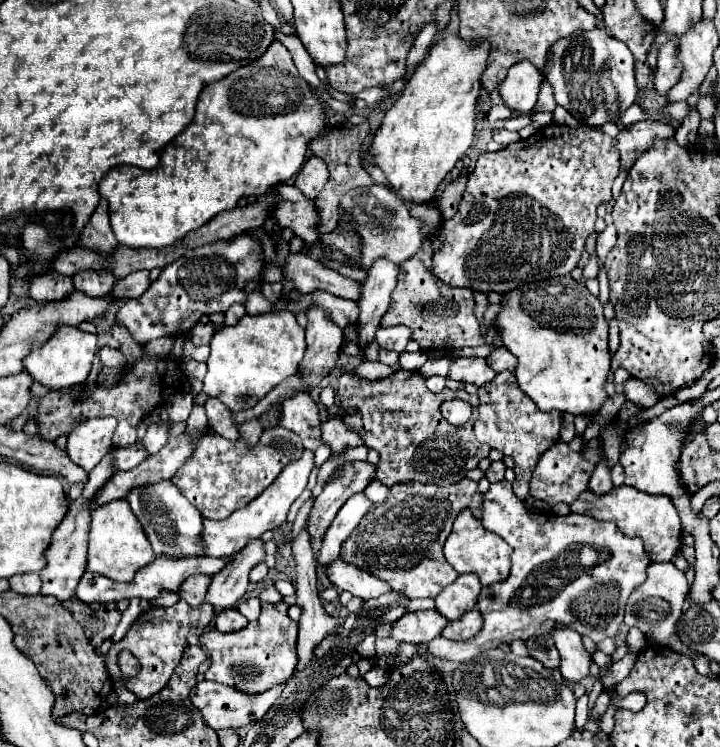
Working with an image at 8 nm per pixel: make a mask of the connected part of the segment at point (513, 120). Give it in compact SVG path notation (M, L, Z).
M514 115L514 117L510 117L508 121L504 121L504 129L508 129L508 131L520 131L520 129L524 129L526 125L532 125L532 117L530 115Z

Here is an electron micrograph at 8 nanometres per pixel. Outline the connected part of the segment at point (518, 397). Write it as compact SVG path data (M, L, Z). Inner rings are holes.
M508 371L498 373L492 381L482 385L478 389L478 397L480 397L480 407L478 407L480 415L478 415L478 421L474 423L476 439L514 459L516 481L512 485L514 485L516 495L522 501L526 501L528 493L530 493L532 471L534 471L540 455L544 455L544 451L548 451L554 443L558 443L562 415L556 411L552 411L552 413L540 411L536 407L536 403L532 403L532 399L528 395L524 395L524 391L518 387L514 375Z

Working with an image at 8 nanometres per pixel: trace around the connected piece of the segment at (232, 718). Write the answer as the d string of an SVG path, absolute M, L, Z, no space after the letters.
M204 679L204 681L196 683L194 689L190 691L190 701L200 711L206 725L212 727L214 731L220 731L226 727L238 729L238 727L246 727L246 725L260 721L264 717L264 713L274 705L274 701L280 697L282 689L284 689L284 685L276 685L276 687L268 689L266 693L260 693L260 695L244 695L242 691L236 691L228 685L220 685L220 683Z

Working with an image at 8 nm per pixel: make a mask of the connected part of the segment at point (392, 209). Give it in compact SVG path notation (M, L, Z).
M372 185L364 193L348 191L344 199L340 199L340 215L352 215L356 223L356 233L362 237L362 267L370 269L374 259L388 257L394 263L402 263L416 255L416 251L424 245L424 221L410 215L404 199L388 191L386 187Z

